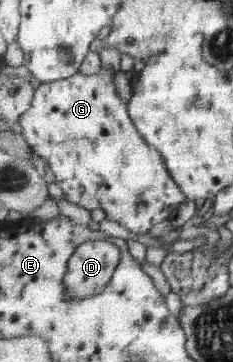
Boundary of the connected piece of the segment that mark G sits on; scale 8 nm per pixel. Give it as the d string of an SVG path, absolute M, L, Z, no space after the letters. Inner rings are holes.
M102 68L100 73L84 75L79 72L68 79L37 87L32 107L21 115L17 129L26 137L31 150L46 160L71 203L82 208L101 209L107 219L118 222L135 234L145 234L158 223L174 218L187 195L171 177L162 155L139 133L129 114L129 104L120 98L114 87L114 69Z

